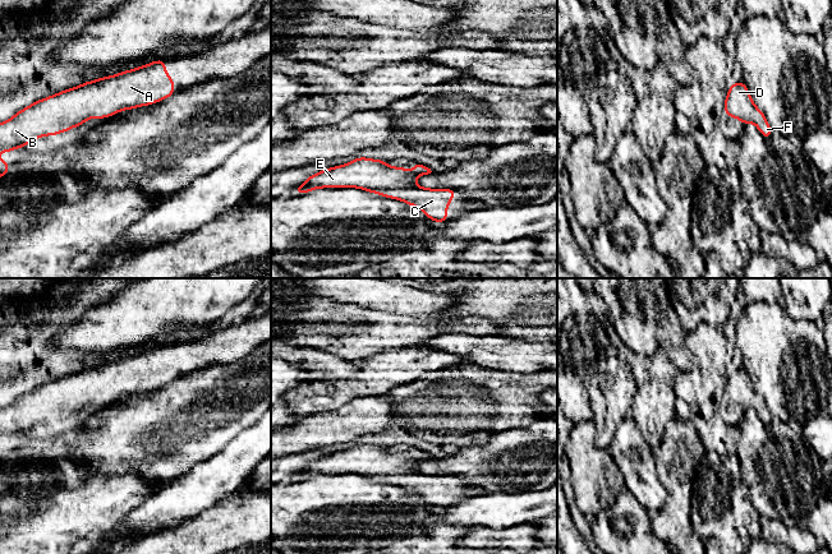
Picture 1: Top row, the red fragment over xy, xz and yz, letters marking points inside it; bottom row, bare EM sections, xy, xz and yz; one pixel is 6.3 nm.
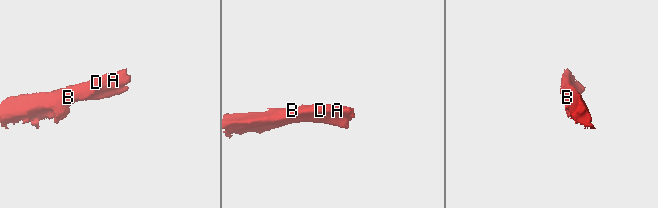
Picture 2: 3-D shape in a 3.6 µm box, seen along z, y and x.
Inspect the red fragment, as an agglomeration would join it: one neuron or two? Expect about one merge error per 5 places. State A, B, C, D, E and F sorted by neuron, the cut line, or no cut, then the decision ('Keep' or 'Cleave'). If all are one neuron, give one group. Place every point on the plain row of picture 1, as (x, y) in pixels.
Groups: A B C D E F. No split. Keep

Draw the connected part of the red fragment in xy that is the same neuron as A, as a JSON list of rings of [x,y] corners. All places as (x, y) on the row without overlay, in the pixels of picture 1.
[[[165,345],[84,368],[45,386],[36,386],[0,408],[0,438],[22,434],[40,423],[64,419],[89,403],[109,403],[121,396],[156,389],[174,379],[174,365],[166,360]]]

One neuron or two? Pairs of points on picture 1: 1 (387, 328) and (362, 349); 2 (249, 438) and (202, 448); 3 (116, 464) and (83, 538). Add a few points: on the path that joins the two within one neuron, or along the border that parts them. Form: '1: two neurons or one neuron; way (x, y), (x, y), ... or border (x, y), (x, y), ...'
1: one neuron; way (381, 335), (368, 345)
2: two neurons; border (247, 426), (223, 448), (203, 460)
3: two neurons; border (105, 471), (137, 471), (142, 474)

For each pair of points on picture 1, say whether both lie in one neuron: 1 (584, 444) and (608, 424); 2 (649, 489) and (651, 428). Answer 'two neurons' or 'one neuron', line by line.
1: two neurons
2: two neurons

